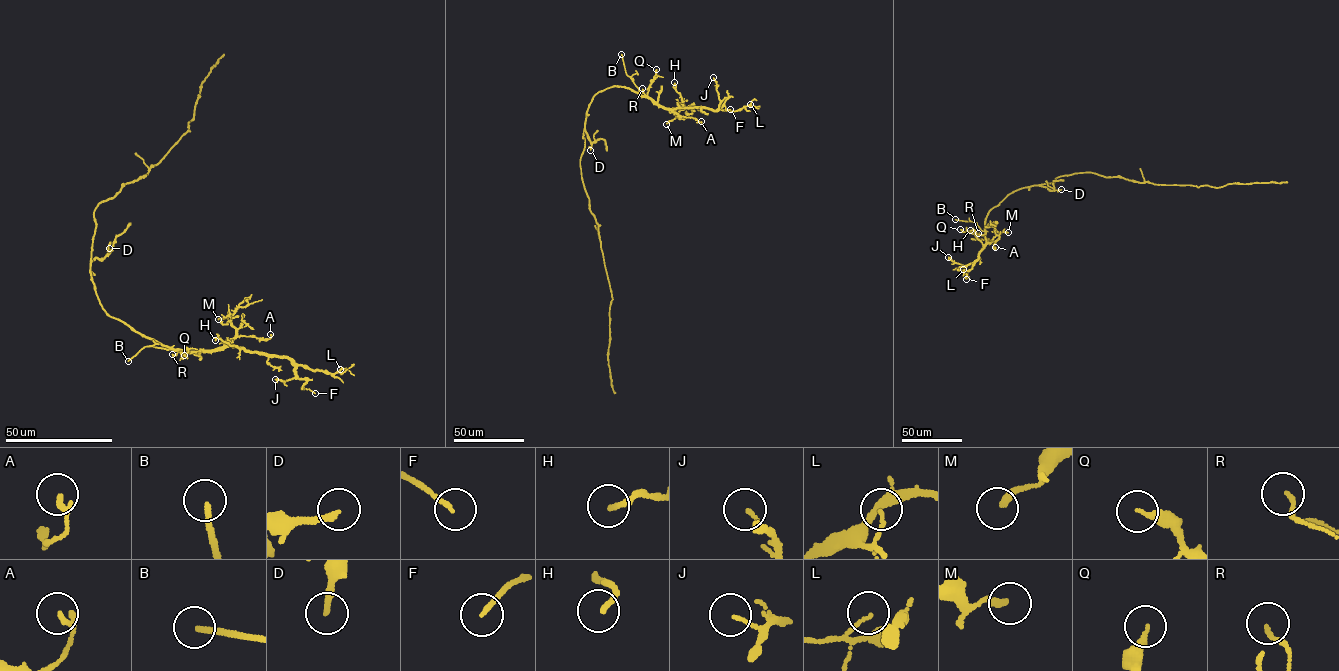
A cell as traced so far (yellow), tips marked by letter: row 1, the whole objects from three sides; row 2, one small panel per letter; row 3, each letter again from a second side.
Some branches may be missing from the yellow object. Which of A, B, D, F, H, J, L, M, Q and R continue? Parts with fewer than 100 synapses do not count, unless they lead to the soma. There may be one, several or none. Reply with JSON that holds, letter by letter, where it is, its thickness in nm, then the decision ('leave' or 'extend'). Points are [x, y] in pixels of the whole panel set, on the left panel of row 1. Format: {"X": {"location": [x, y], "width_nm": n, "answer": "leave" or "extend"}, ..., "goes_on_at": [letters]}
{"A": {"location": [270, 334], "width_nm": 190, "answer": "leave"}, "B": {"location": [128, 361], "width_nm": 200, "answer": "extend"}, "D": {"location": [109, 248], "width_nm": 200, "answer": "leave"}, "F": {"location": [315, 393], "width_nm": 130, "answer": "leave"}, "H": {"location": [215, 340], "width_nm": 170, "answer": "leave"}, "J": {"location": [275, 379], "width_nm": 110, "answer": "leave"}, "L": {"location": [340, 369], "width_nm": 100, "answer": "leave"}, "M": {"location": [218, 319], "width_nm": 240, "answer": "leave"}, "Q": {"location": [184, 355], "width_nm": 240, "answer": "leave"}, "R": {"location": [172, 354], "width_nm": 140, "answer": "leave"}, "goes_on_at": ["B"]}

